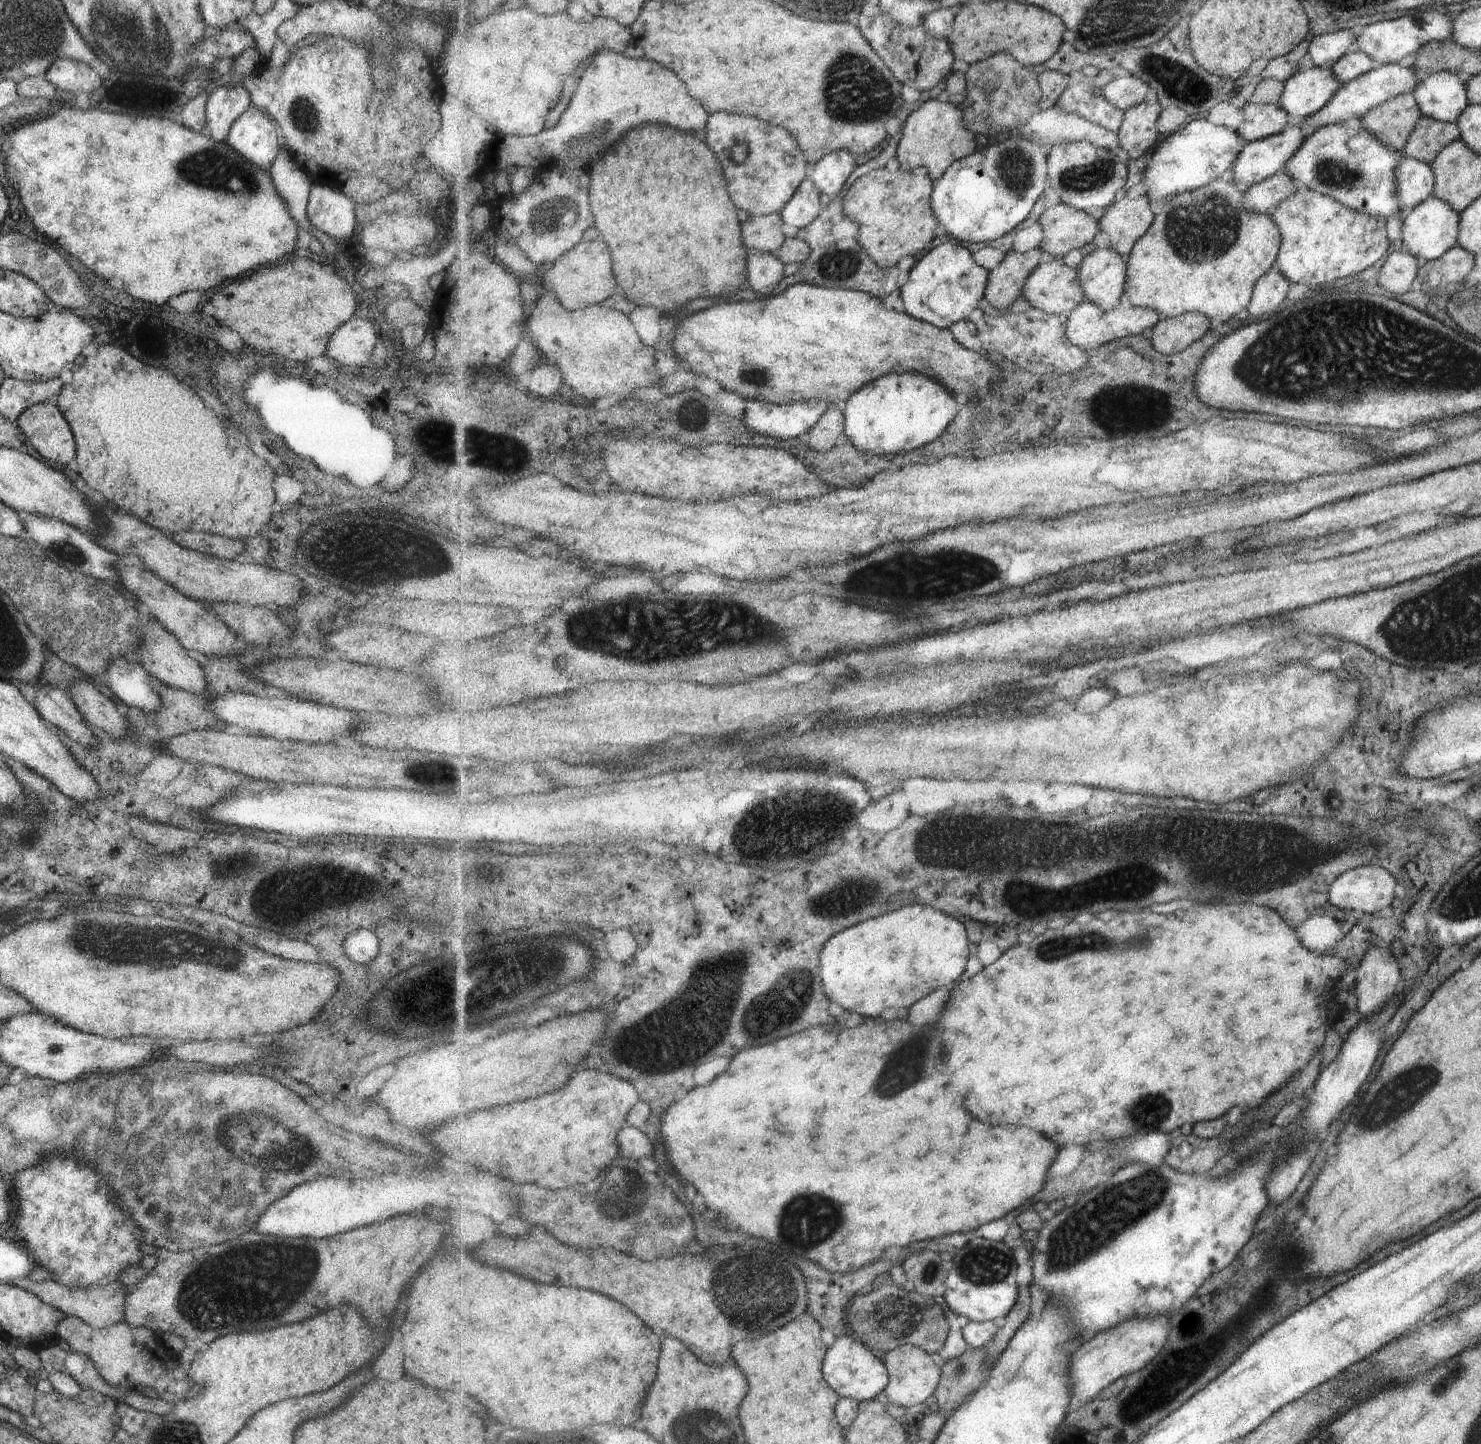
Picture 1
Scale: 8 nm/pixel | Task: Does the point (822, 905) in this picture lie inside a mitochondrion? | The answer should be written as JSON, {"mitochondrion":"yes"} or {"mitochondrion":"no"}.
{"mitochondrion":"no"}

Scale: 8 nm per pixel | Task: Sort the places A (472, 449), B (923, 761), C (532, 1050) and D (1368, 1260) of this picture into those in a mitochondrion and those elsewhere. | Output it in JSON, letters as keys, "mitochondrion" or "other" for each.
{"A":"mitochondrion","B":"other","C":"other","D":"other"}

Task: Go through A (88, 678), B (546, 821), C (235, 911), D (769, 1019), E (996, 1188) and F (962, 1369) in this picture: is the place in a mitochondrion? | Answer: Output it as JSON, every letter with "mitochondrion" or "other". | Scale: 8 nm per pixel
{"A":"other","B":"other","C":"other","D":"mitochondrion","E":"other","F":"mitochondrion"}

